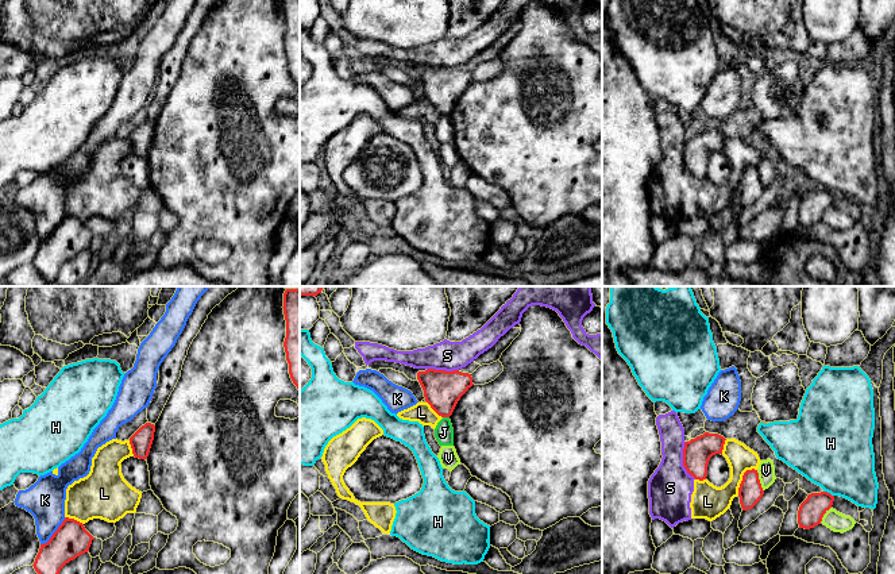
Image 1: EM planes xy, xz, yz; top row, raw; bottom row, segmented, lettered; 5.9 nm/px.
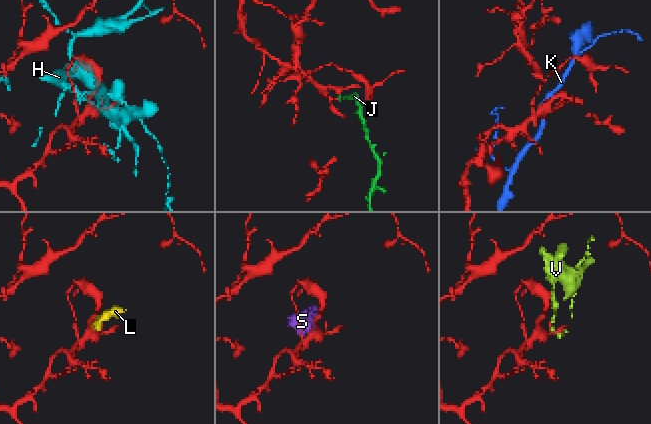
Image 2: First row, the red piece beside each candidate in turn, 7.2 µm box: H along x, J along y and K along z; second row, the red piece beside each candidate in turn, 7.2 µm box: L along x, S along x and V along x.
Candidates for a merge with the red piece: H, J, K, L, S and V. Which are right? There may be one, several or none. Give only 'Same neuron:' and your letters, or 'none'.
Same neuron: none

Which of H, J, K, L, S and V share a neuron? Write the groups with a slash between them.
H / J / K / L S / V

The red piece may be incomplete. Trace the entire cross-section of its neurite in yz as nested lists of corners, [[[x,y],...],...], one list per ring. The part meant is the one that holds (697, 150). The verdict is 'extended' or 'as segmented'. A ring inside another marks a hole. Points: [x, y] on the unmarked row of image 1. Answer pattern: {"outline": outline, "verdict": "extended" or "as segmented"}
{"outline": [[[705,130],[684,140],[683,163],[695,177],[703,178],[707,174],[707,162],[713,153],[721,151],[725,135],[718,131]]], "verdict": "as segmented"}

